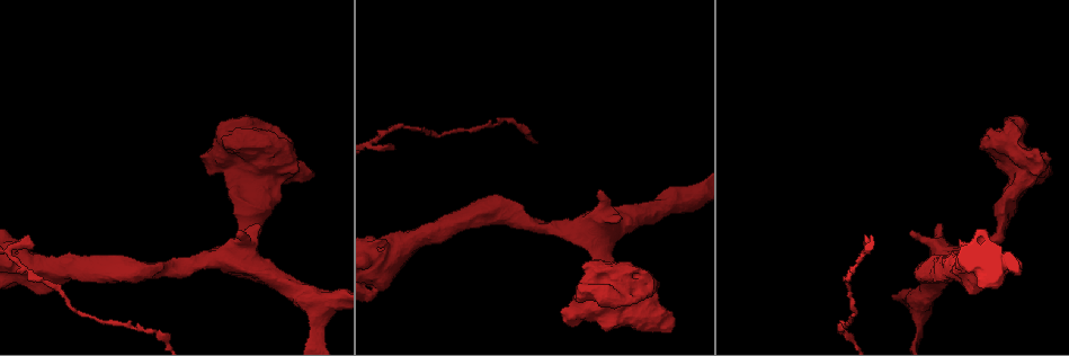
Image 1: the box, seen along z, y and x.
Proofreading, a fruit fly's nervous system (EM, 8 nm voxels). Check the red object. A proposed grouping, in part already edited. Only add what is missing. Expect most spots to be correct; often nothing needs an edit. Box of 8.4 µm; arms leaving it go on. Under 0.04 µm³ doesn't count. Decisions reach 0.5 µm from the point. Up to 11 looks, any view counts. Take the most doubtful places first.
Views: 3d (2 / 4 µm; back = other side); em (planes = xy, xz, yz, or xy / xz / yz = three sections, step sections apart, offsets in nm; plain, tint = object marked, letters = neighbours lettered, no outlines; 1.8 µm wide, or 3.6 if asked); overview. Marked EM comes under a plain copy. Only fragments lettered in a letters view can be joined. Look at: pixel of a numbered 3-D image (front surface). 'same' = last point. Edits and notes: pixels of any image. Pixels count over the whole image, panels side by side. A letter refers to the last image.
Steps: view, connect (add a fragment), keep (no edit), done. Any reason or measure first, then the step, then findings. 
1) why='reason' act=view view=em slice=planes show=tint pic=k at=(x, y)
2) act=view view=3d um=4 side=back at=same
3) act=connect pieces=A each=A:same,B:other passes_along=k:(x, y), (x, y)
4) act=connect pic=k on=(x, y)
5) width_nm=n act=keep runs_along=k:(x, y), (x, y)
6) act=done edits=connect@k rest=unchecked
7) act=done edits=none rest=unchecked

why='thick end' act=view view=em slice=planes show=letters pic=1 at=(674, 320)

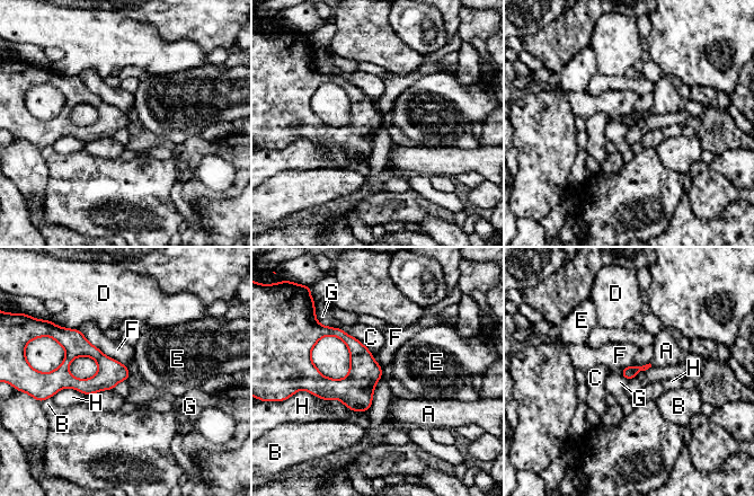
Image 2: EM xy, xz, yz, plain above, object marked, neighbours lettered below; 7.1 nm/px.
act=keep each=A:other,B:other,C:other,D:other,E:other,F:other,G:other,H:other runs_along=2:(126, 373), (96, 383), (58, 379) found='no lettered fragment goes on from it'

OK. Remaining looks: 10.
why='an open end' act=view view=3d um=4 pic=1 at=(236, 138)

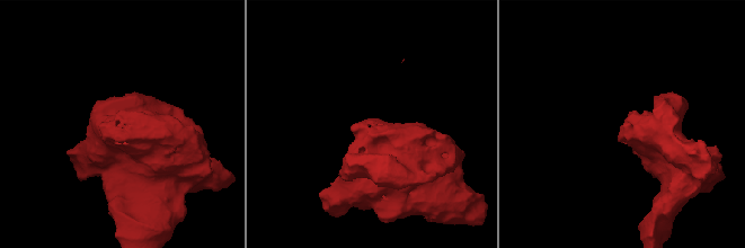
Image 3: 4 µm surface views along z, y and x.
act=view view=em slice=planes show=letters pic=3 at=(621, 127)

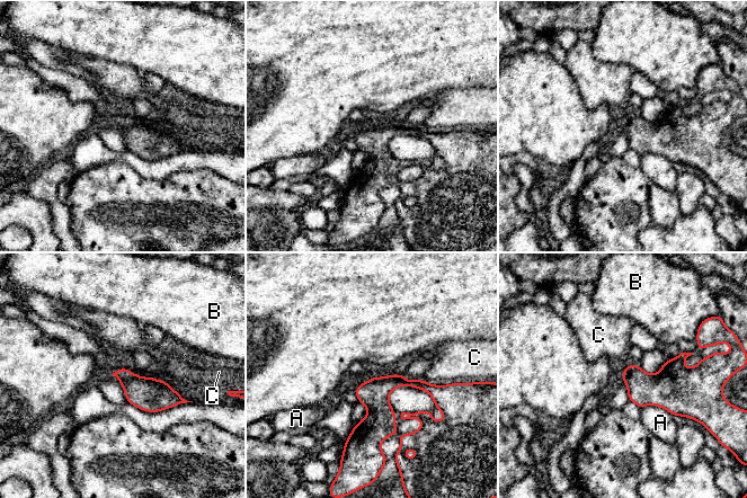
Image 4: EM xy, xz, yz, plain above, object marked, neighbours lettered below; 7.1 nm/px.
act=keep each=A:other,B:other,C:other found='none of them fits'

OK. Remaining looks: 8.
why='stops while still wide' act=view view=3d um=4 pic=1 at=(259, 224)

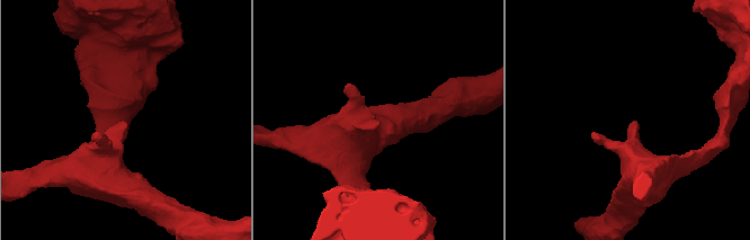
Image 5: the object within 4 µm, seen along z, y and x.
why='shape alone is not enough' act=view view=em um=3.6 slice=planes show=letters pic=5 at=(379, 123)

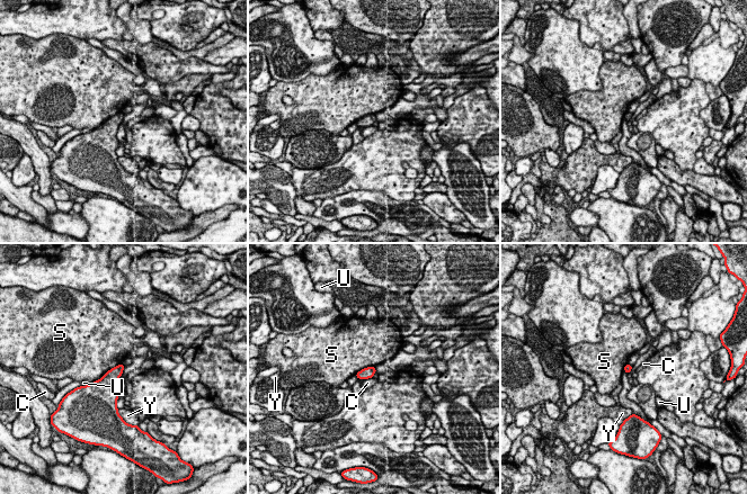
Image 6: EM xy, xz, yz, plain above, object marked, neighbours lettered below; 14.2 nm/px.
act=keep each=C:other,S:other,U:other,Y:other border=6:(121, 364), (112, 367), (91, 383) found='none of them fits'

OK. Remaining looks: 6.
act=done edits=none rest=unchecked

